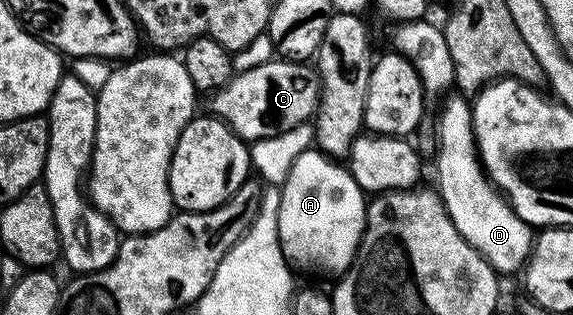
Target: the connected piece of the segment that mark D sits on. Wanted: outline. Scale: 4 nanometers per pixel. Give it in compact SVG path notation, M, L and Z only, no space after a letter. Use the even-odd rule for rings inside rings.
M453 93L453 96L441 107L441 116L435 124L435 156L437 155L437 184L441 200L445 202L447 213L459 229L459 233L467 240L475 250L490 263L494 271L520 272L525 266L525 260L533 251L535 238L534 228L530 227L518 217L509 207L509 202L504 195L497 190L485 174L485 168L481 166L481 160L477 153L477 139L473 135L473 113L471 103L466 96Z

